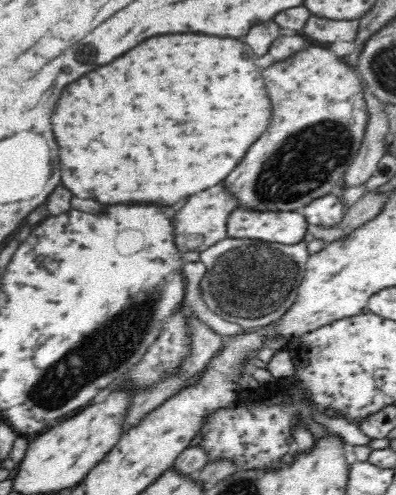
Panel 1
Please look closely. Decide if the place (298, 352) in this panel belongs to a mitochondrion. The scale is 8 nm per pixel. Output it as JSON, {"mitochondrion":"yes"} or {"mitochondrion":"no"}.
{"mitochondrion":"no"}

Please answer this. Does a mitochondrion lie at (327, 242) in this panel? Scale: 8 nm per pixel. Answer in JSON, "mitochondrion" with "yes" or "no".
{"mitochondrion":"no"}

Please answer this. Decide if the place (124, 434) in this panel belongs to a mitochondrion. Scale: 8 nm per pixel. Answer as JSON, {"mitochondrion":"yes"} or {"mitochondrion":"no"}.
{"mitochondrion":"no"}

